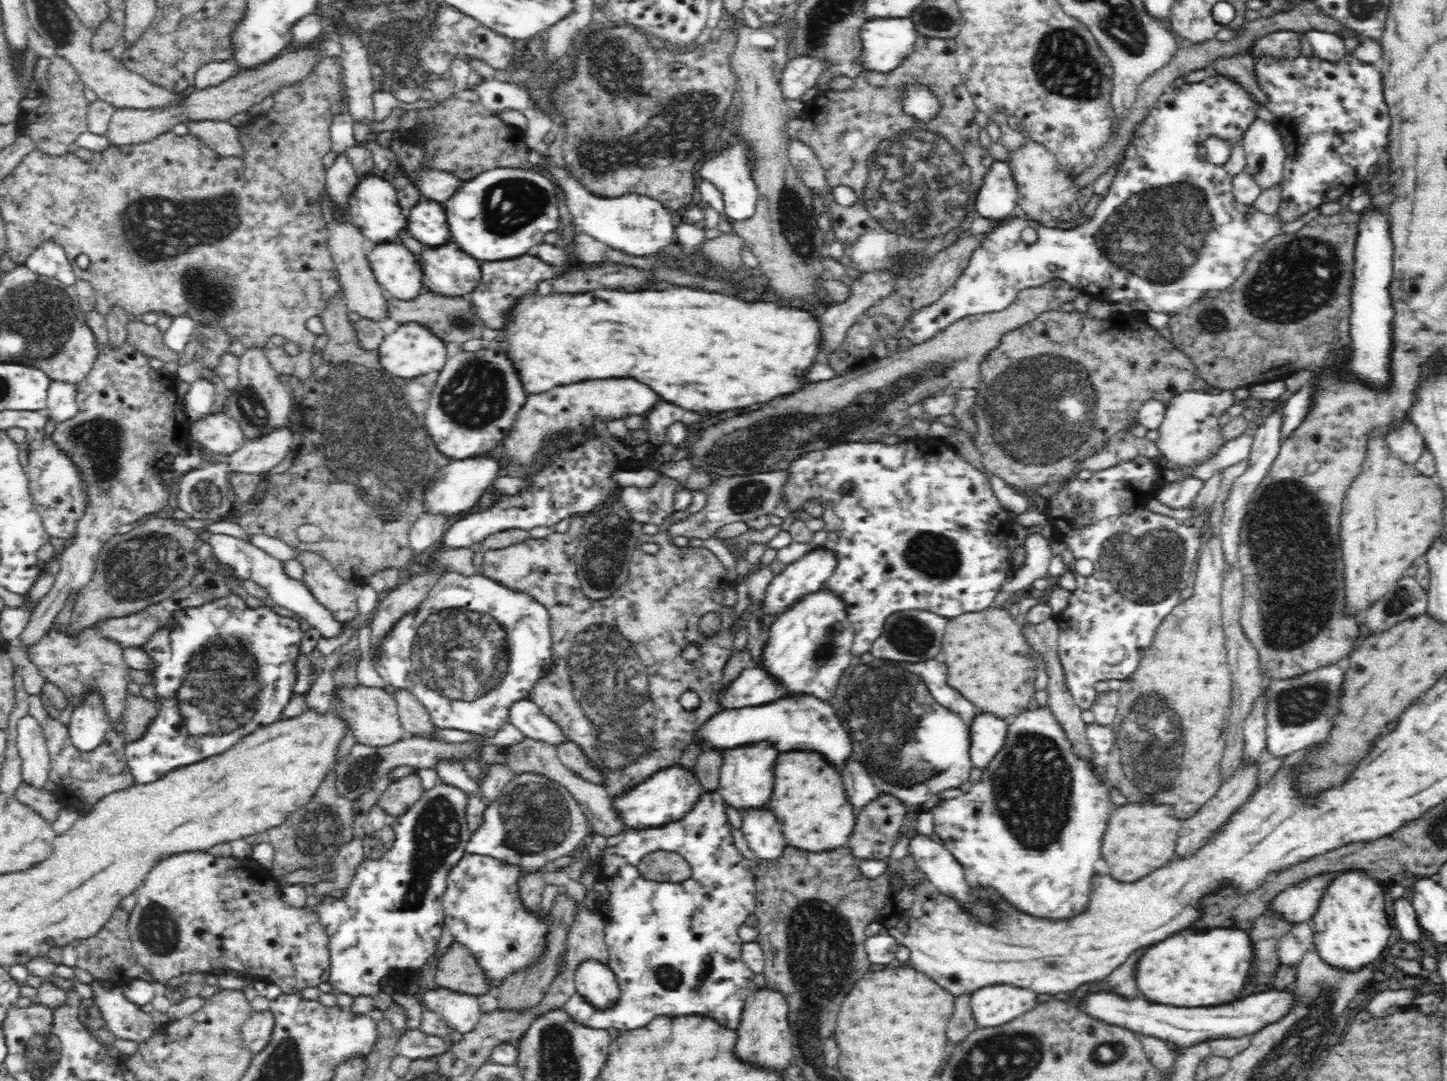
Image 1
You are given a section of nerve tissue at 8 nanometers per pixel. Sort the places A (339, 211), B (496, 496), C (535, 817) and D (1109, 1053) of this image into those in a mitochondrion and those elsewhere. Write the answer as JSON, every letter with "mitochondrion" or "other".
{"A":"other","B":"other","C":"mitochondrion","D":"mitochondrion"}

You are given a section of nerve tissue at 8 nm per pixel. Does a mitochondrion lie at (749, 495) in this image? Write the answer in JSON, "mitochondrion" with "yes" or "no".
{"mitochondrion":"yes"}

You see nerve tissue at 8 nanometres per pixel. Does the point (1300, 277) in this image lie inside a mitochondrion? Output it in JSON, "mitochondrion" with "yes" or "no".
{"mitochondrion":"yes"}

